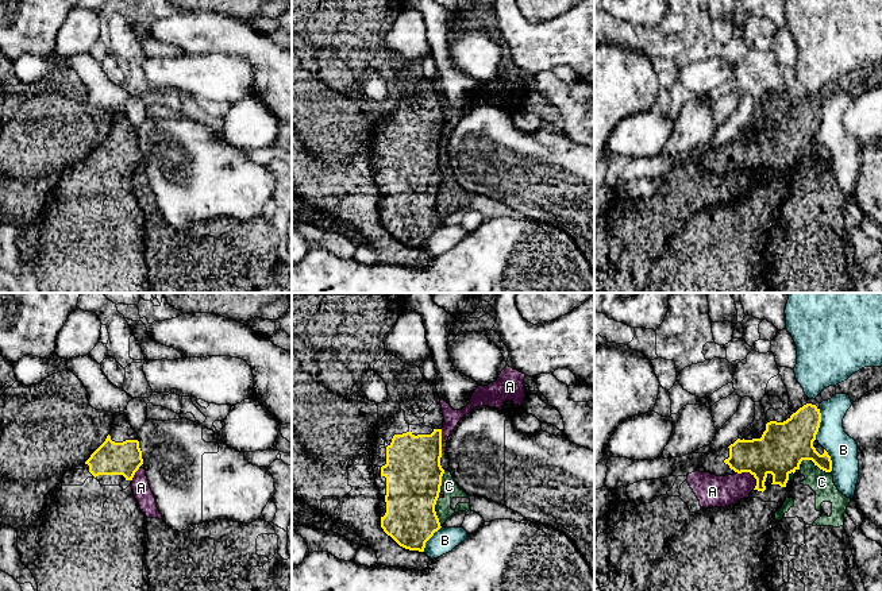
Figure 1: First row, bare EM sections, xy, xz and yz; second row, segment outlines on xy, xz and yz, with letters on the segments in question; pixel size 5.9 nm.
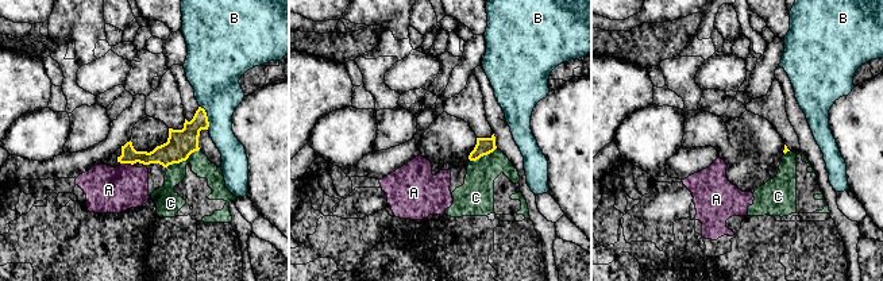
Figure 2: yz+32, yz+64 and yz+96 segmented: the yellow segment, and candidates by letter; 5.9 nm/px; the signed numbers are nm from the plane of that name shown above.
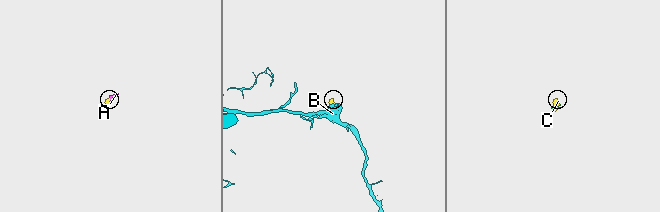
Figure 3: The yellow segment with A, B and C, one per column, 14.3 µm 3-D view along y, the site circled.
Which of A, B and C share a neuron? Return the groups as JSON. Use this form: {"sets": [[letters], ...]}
{"sets": [["A", "C"], ["B"]]}

